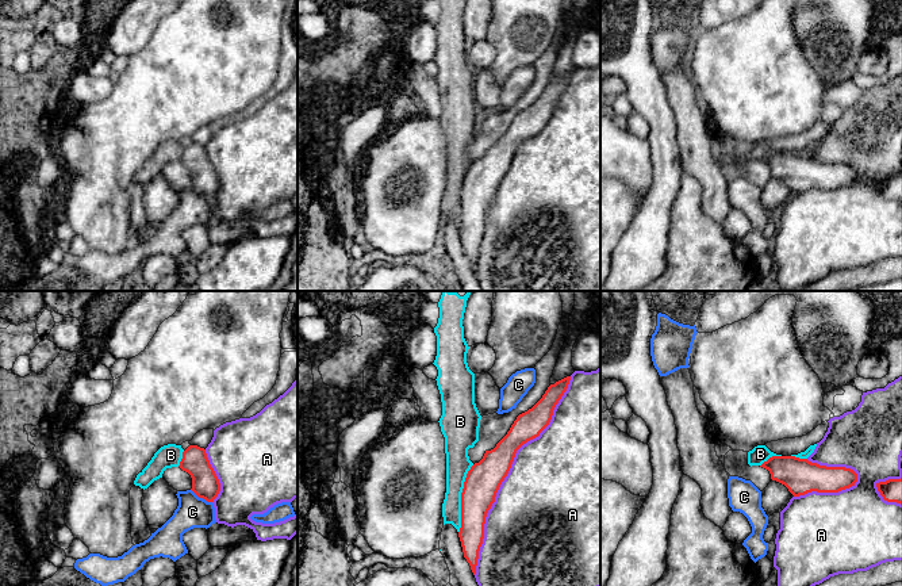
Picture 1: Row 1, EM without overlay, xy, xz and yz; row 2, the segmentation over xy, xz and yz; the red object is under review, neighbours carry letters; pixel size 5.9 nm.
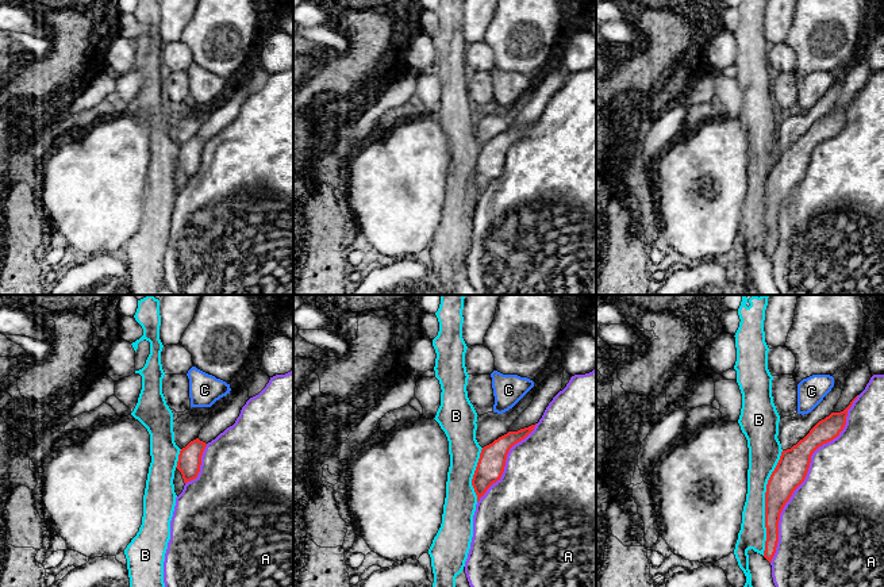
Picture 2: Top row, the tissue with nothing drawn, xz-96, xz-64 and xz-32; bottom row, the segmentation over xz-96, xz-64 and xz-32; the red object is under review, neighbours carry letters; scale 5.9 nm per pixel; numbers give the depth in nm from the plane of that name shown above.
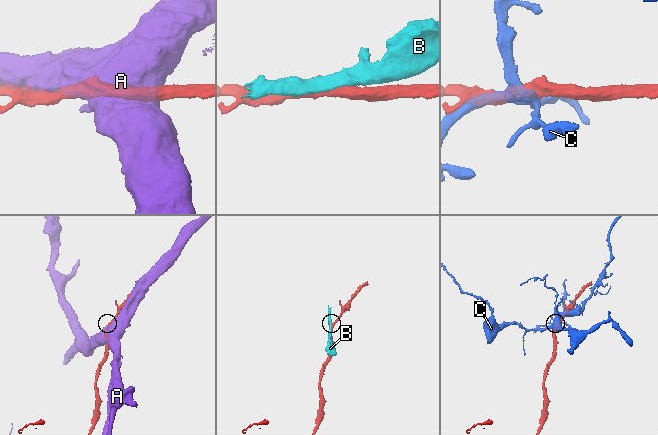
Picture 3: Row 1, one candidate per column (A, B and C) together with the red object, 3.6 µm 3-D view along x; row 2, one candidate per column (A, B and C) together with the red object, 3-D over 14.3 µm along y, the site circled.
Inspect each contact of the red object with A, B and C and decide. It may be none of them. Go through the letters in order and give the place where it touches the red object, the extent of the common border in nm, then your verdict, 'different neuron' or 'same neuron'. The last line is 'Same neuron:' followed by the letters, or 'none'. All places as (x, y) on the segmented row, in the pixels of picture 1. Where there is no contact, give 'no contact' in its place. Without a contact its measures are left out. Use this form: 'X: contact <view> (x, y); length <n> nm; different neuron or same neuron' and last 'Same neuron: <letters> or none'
A: contact xz (507, 472); length 1300 nm; different neuron
B: contact xz (461, 498); length 420 nm; different neuron
C: contact xy (202, 497); length 150 nm; different neuron
Same neuron: none

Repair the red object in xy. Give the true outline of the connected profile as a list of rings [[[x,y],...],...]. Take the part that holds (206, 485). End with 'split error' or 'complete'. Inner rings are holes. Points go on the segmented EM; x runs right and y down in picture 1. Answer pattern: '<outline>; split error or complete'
[[[189,445],[183,452],[179,466],[192,478],[192,491],[207,502],[214,502],[220,491],[219,479],[210,464],[206,449],[197,445]]]; complete

